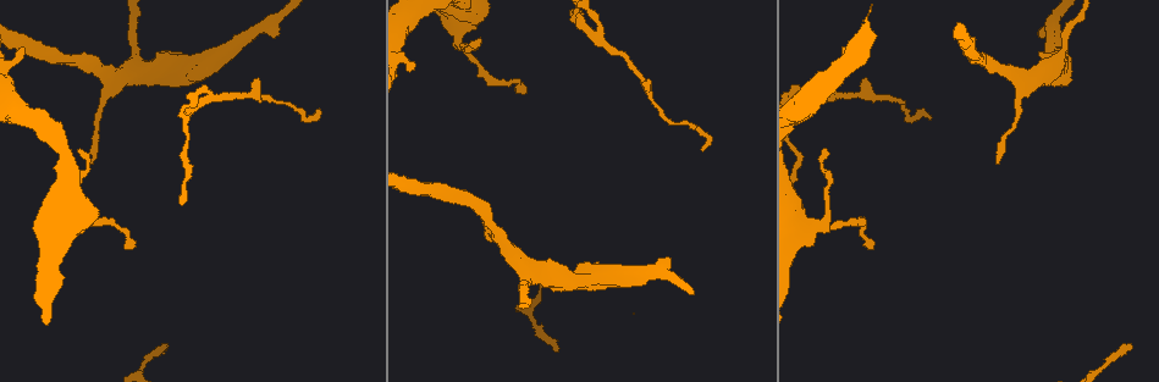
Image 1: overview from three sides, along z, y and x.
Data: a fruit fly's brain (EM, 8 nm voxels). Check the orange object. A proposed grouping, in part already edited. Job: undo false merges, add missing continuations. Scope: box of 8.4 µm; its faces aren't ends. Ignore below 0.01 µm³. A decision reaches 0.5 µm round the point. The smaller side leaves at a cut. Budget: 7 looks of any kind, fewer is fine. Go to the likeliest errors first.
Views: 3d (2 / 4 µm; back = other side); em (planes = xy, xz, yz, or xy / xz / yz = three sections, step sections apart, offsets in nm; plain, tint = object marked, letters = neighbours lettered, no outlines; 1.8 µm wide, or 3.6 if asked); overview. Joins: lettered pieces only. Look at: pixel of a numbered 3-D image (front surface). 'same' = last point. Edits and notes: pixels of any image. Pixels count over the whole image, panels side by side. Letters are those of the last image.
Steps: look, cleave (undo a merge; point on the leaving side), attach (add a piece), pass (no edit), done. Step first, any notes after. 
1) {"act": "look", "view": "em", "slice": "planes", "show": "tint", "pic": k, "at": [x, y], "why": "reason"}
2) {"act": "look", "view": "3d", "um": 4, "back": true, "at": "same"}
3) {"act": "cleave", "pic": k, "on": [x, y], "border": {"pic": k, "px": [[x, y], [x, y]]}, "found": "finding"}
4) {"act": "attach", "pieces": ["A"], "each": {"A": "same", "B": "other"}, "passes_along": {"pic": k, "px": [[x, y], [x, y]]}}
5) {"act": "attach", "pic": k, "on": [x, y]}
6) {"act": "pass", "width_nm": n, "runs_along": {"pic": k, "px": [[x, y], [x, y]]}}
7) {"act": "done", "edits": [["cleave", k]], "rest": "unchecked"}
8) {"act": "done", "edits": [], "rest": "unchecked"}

{"act": "look", "view": "em", "slice": "yz", "step": 8, "show": "tint", "pic": 1, "at": [456, 43], "why": "a narrow waist"}

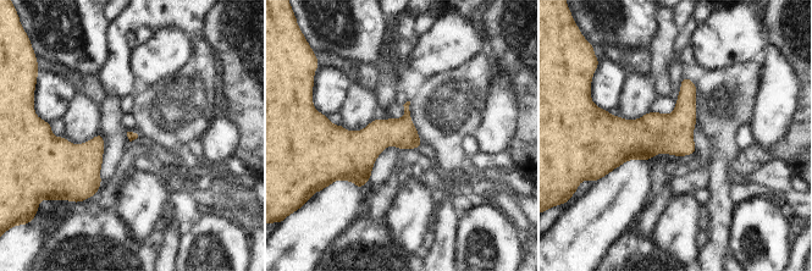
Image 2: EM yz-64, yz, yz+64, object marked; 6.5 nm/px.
{"act": "look", "view": "em", "slice": "planes", "show": "tint", "at": "same"}

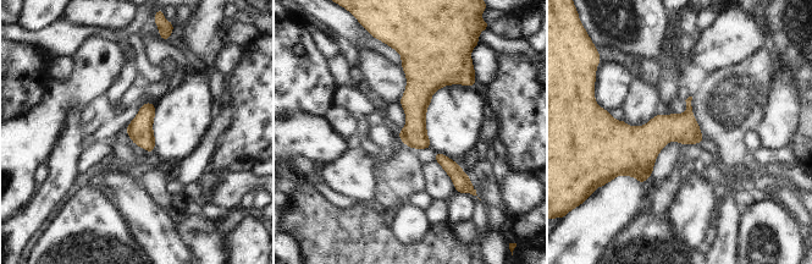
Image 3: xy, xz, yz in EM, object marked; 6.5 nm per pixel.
{"act": "look", "view": "em", "slice": "planes", "show": "letters", "at": "same", "why": "what lies round it"}

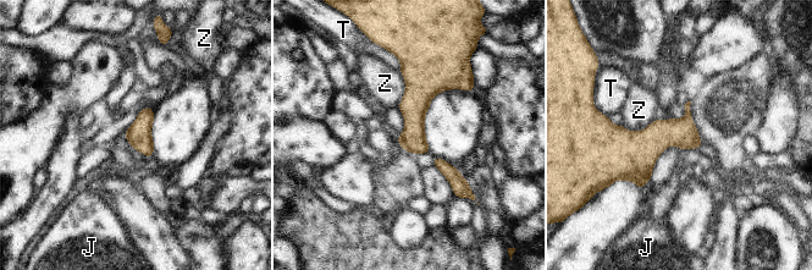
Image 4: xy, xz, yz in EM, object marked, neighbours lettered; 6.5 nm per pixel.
{"act": "pass", "each": {"J": "other", "T": "other", "Z": "other"}, "border": {"pic": 4, "px": [[399, 70], [404, 95], [397, 106]]}, "found": "all the same neuron"}

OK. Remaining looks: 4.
{"act": "look", "view": "em", "slice": "xy", "step": 8, "show": "tint", "pic": 1, "at": [825, 150], "why": "tapers out"}

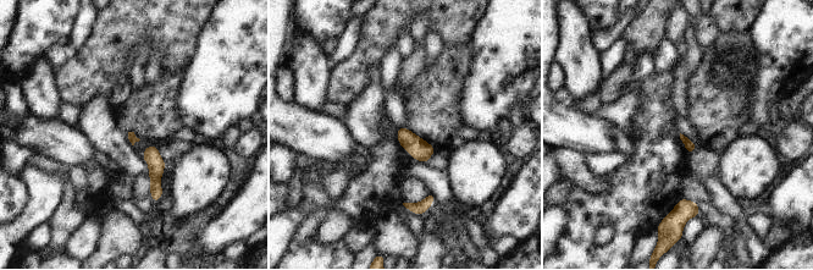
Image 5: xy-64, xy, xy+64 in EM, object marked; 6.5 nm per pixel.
{"act": "look", "view": "em", "slice": "planes", "show": "letters", "at": "same", "why": "cut it another way"}

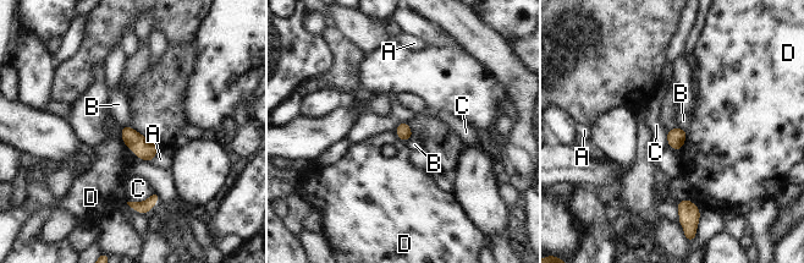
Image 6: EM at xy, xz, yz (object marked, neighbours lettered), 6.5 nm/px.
{"act": "pass", "longest_contact_nm": ["C", 200], "each": {"A": "other", "B": "other", "C": "other", "D": "other"}, "border": {"pic": 6, "px": [[677, 126], [686, 131]]}, "found": "none of them fits"}

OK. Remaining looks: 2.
{"act": "done", "edits": [], "rest": "unchecked"}

